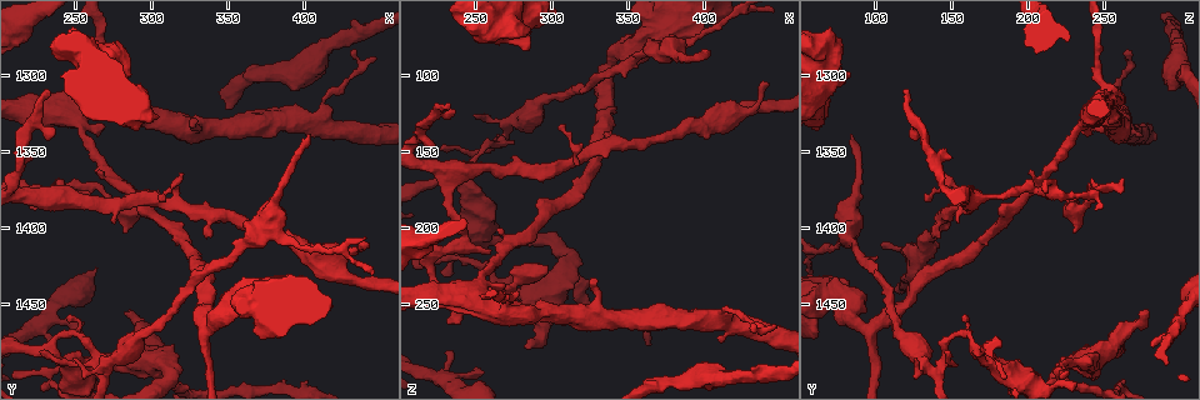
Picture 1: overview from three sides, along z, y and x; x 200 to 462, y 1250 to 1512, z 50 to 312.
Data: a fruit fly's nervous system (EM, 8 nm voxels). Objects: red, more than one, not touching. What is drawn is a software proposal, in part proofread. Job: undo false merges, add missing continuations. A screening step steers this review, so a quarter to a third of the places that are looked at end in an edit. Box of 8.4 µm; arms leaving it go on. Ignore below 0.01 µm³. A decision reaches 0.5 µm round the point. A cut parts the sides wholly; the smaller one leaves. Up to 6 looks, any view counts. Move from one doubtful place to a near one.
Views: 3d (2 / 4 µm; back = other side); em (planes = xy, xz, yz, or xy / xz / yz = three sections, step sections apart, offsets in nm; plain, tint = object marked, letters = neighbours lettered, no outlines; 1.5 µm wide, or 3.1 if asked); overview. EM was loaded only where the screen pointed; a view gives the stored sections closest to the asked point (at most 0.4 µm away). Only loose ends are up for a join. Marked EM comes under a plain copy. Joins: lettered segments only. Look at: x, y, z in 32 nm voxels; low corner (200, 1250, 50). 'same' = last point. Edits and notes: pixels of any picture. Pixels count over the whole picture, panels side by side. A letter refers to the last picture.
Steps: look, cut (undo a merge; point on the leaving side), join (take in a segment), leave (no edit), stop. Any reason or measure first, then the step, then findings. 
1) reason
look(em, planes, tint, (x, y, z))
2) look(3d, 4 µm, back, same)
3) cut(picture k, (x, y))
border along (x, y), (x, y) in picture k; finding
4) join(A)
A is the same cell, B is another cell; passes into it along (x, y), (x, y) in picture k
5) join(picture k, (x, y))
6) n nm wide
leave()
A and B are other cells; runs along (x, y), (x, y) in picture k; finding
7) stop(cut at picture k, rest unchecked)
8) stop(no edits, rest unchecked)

look(em, yz, step 8, tint, (284, 1300, 84))

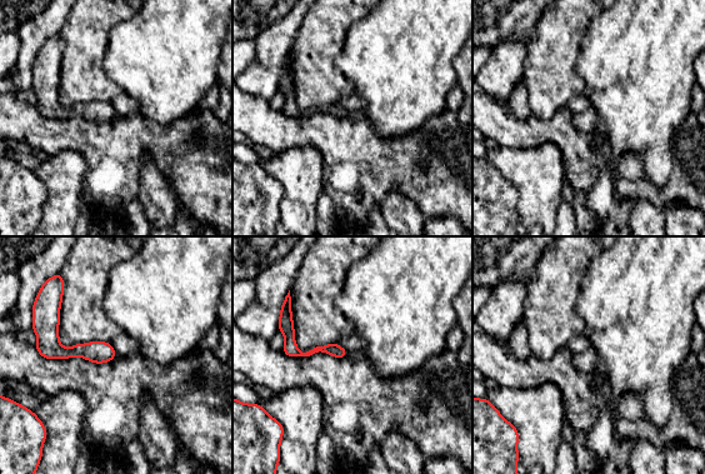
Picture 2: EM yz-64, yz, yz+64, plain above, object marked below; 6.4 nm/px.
look(em, planes, letters, same)

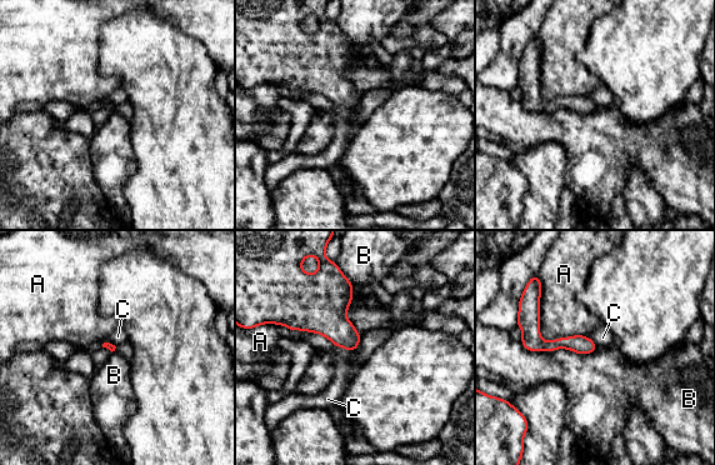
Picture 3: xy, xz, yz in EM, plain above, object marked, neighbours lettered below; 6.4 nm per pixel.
leave()
A, B and C are other cells; runs along (526, 336), (540, 345), (593, 348) in picture 3; none of them fits

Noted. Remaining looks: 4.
an open end
look(em, planes, letters, (232, 1310, 122))

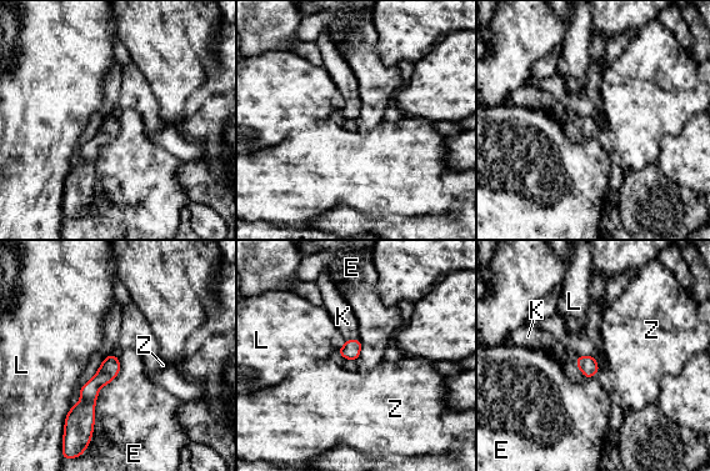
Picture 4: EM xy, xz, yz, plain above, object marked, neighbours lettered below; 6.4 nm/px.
120 nm wide
join(K)
K is the same cell, E, L and Z are other cells; passes into it along (588, 365), (578, 366), (548, 342) in picture 4; the neuron continues

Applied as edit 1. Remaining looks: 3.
free end
look(em, xz, step 8, tint, (236, 1476, 280))

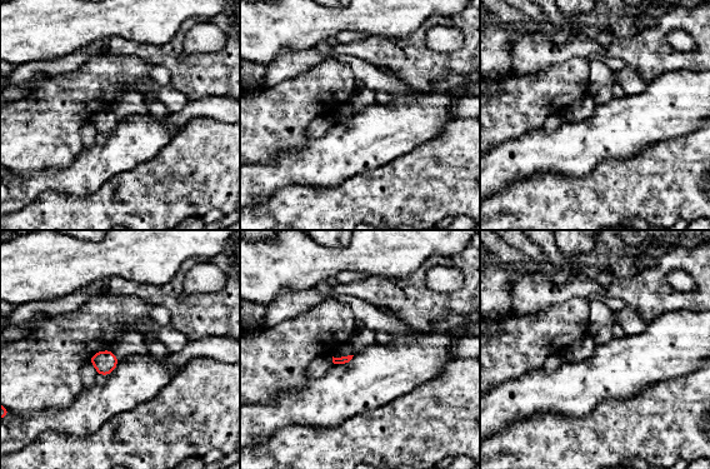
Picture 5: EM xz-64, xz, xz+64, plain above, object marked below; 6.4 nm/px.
look(em, xy, step 4, letters, same)

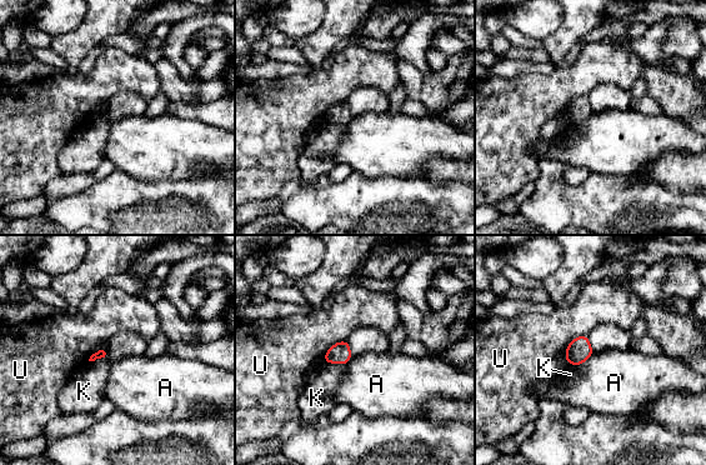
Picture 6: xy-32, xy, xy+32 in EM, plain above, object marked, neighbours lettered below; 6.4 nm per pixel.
leave()
A, K and U are other cells; border along (594, 353), (582, 363), (574, 365) in picture 6; none of them fits

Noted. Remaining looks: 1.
stop(join at picture 4, rest unchecked)

